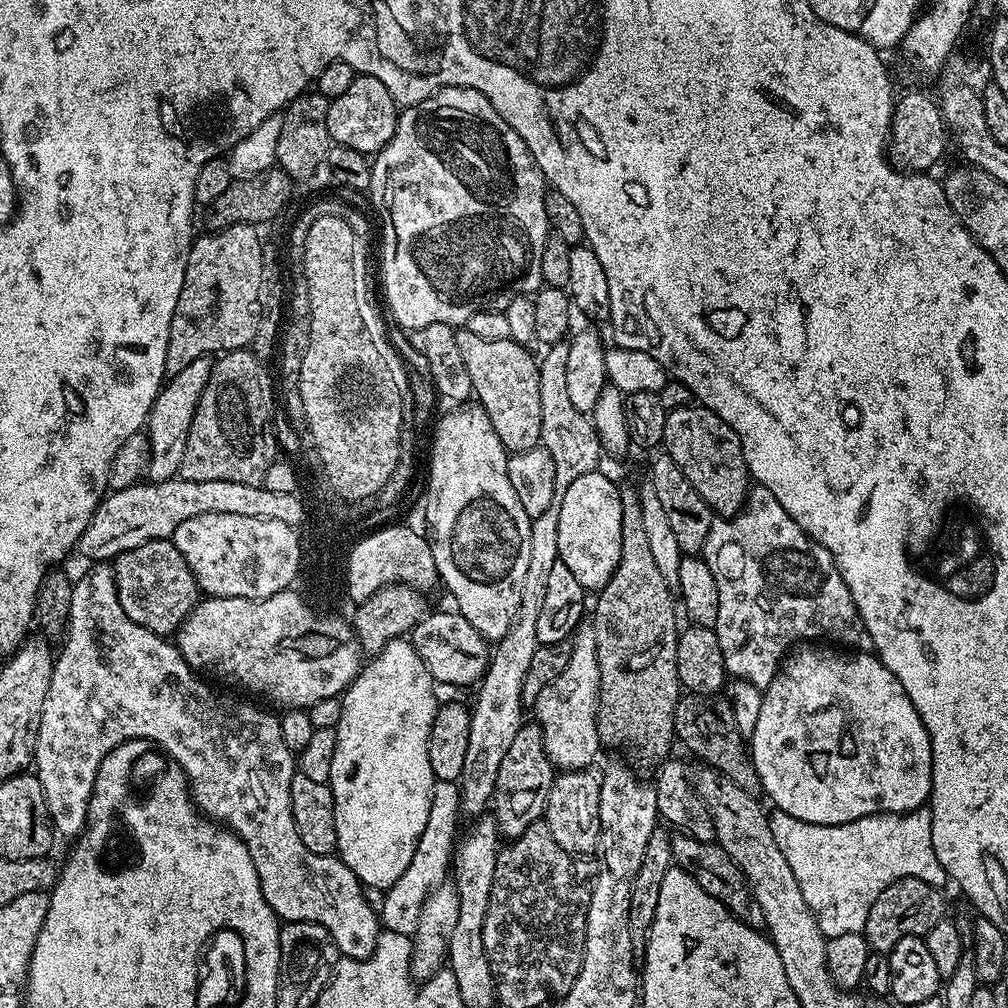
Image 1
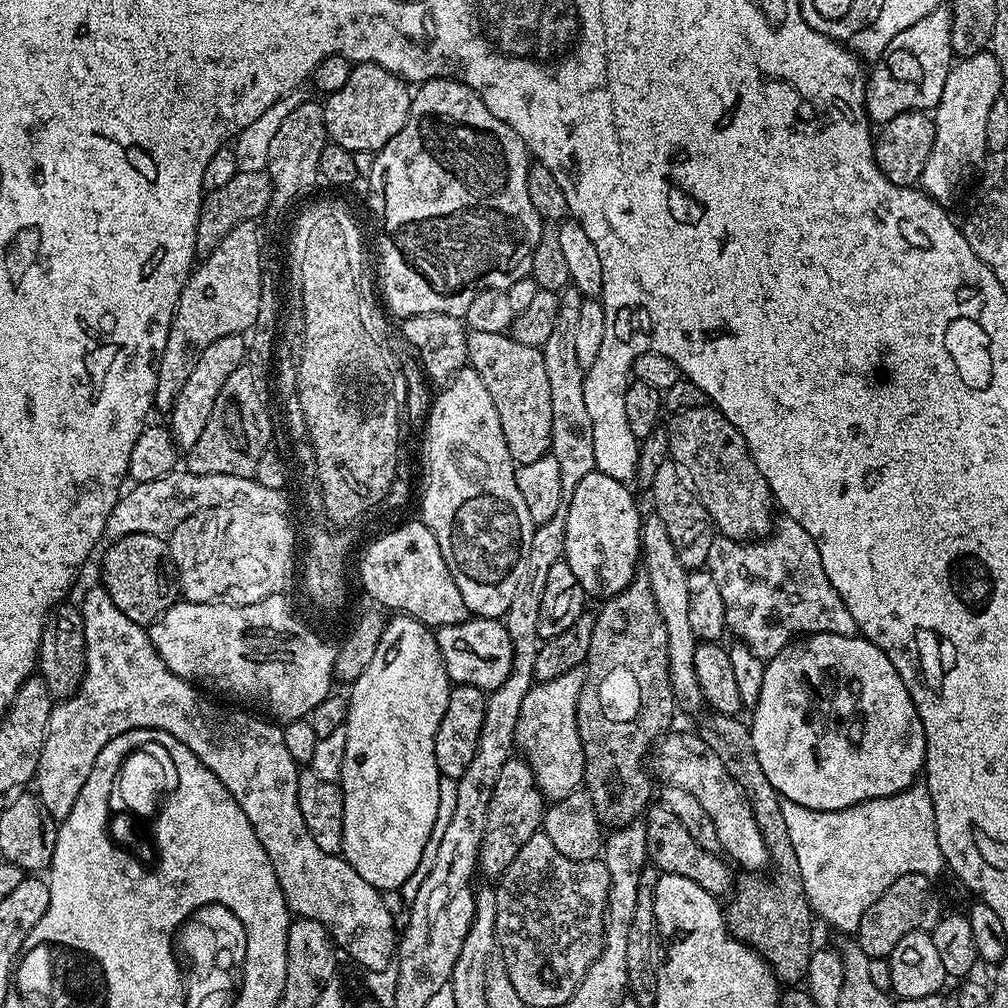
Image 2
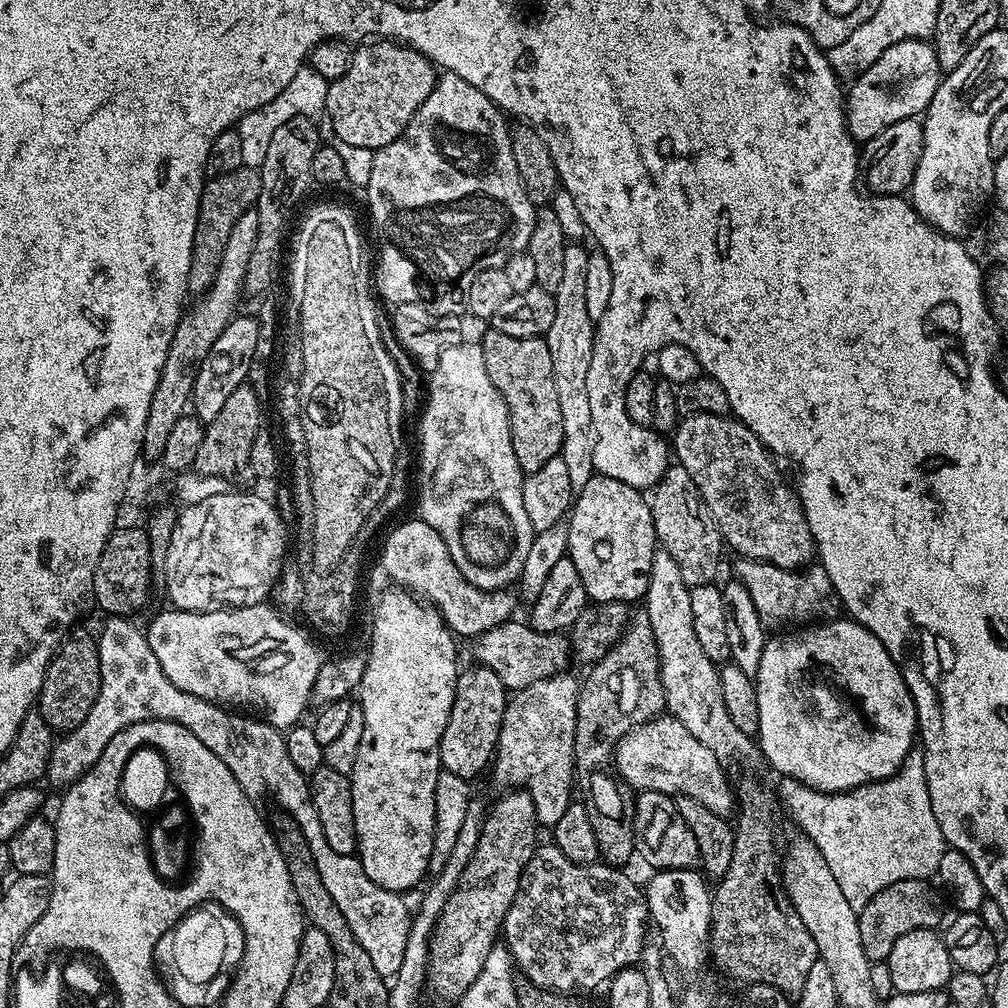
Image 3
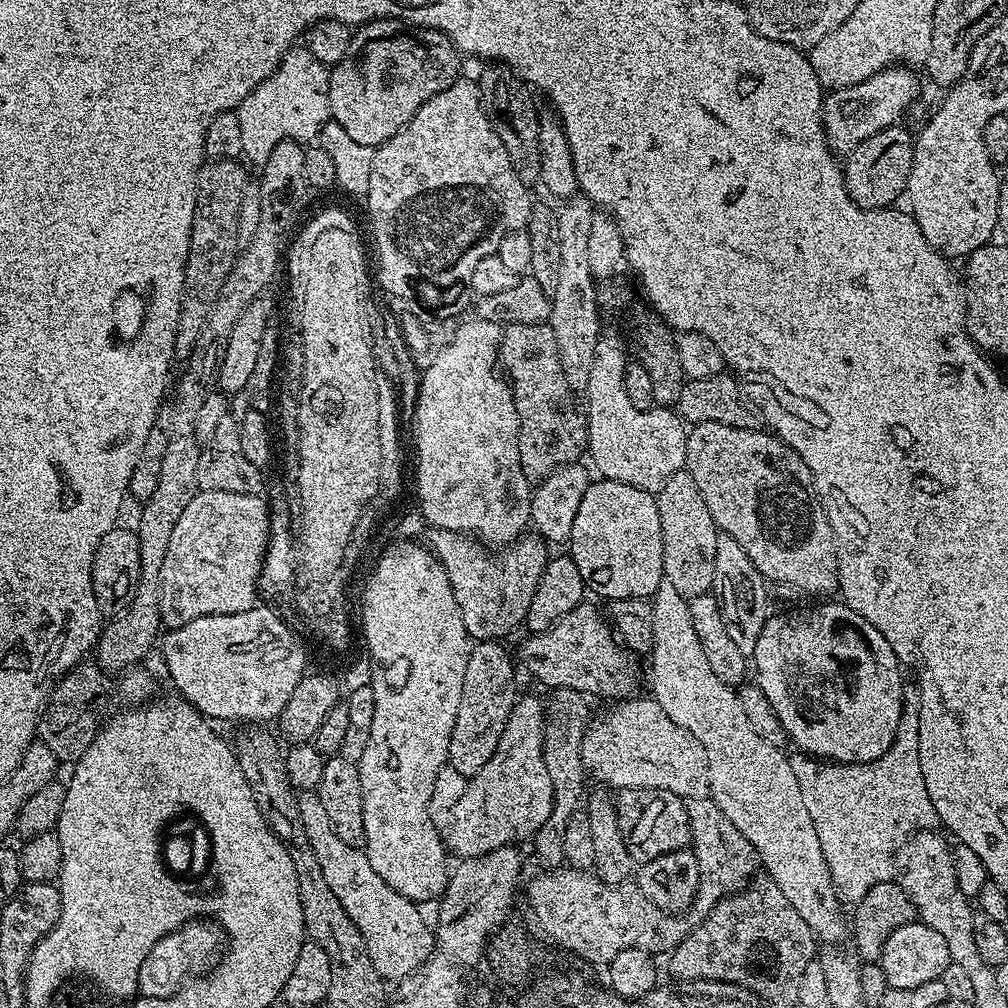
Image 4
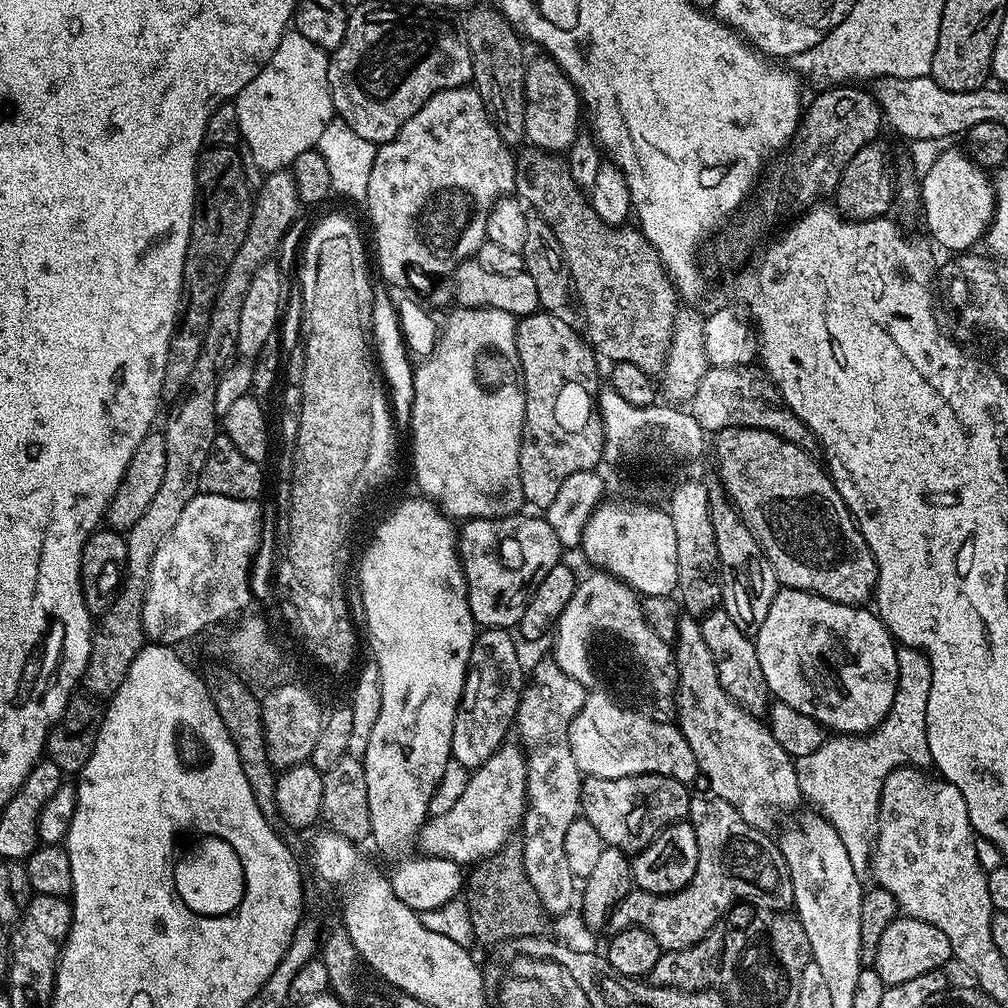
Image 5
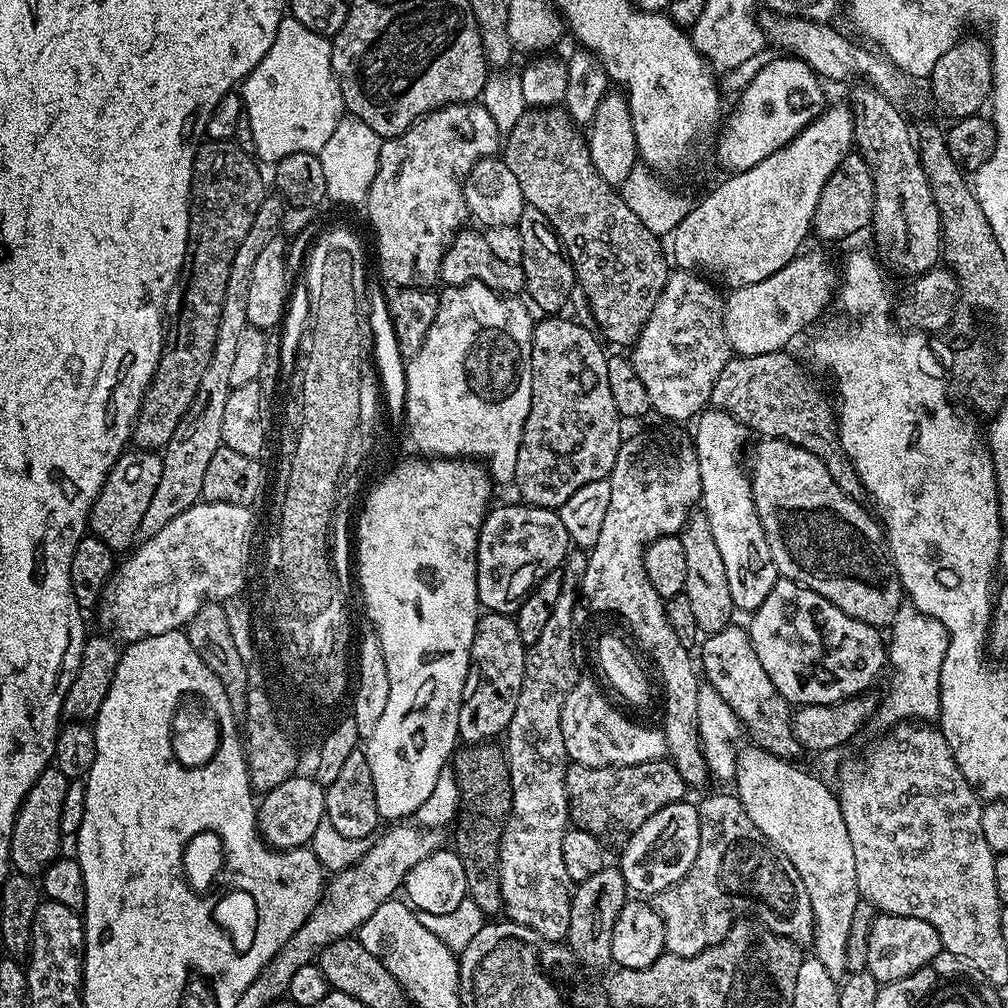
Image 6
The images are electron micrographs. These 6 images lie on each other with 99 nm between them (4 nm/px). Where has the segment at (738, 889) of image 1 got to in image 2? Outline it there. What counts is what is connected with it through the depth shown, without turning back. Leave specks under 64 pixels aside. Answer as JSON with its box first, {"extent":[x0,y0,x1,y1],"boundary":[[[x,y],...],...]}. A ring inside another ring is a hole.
{"extent":[643,802,734,898],"boundary":[[[656,802],[647,809],[643,817],[646,826],[646,846],[648,847],[648,859],[661,873],[673,872],[682,878],[690,878],[690,882],[698,882],[702,890],[706,890],[712,896],[724,898],[733,891],[734,875],[728,867],[729,861],[723,855],[707,852],[694,838],[690,838],[690,830],[682,826],[682,822],[670,810],[666,810],[663,804]]]}

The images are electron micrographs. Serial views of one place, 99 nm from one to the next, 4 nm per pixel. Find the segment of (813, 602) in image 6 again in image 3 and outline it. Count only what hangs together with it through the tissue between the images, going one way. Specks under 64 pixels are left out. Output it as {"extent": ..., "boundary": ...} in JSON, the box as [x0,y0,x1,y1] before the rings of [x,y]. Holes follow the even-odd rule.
{"extent":[755,618,918,792],"boundary":[[[837,618],[827,622],[816,622],[811,626],[800,626],[795,630],[776,634],[773,638],[765,639],[762,650],[762,662],[758,662],[758,670],[755,674],[756,682],[756,705],[758,706],[758,726],[756,736],[758,737],[758,752],[762,757],[768,759],[768,764],[776,772],[781,772],[781,777],[796,780],[800,784],[810,786],[813,792],[848,792],[863,784],[873,784],[879,780],[890,778],[902,766],[906,754],[914,746],[918,736],[916,726],[916,707],[912,701],[910,690],[898,670],[898,666],[886,654],[886,646],[866,630],[857,620],[851,618]]]}

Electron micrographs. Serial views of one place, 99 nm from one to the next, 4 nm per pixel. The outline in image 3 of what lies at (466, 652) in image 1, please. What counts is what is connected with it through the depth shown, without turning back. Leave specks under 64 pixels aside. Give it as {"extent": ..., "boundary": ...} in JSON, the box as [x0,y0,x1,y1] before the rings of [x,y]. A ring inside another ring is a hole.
{"extent":[471,618,570,690],"boundary":[[[513,618],[504,624],[486,630],[471,641],[472,656],[477,665],[494,670],[502,678],[504,687],[509,690],[525,688],[542,678],[561,675],[570,664],[570,640],[558,632],[535,632],[531,623],[519,624]]]}

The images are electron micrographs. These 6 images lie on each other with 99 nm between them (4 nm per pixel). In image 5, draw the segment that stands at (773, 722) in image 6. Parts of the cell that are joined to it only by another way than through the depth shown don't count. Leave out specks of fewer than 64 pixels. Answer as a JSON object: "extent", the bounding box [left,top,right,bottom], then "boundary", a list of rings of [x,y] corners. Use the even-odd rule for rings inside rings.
{"extent":[700,606,770,717],"boundary":[[[723,606],[708,612],[700,620],[700,633],[710,649],[710,658],[714,658],[714,670],[718,670],[718,682],[722,682],[722,690],[726,690],[726,694],[730,694],[730,698],[734,698],[734,702],[742,705],[751,716],[763,717],[768,711],[770,693],[762,674],[762,665],[758,663],[755,639],[738,630],[734,618],[726,614]]]}

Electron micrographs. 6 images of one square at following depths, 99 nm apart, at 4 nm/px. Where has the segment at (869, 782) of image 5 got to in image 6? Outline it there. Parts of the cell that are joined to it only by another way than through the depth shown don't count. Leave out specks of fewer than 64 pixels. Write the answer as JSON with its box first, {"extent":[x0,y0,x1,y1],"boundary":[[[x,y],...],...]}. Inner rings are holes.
{"extent":[874,606,948,730],"boundary":[[[901,606],[895,620],[890,625],[890,633],[886,640],[886,660],[896,673],[892,676],[892,682],[888,686],[888,697],[879,701],[874,717],[875,723],[881,724],[881,729],[891,730],[901,722],[932,722],[940,714],[940,675],[942,674],[942,662],[946,658],[948,649],[948,631],[929,616],[922,616],[911,606]]]}

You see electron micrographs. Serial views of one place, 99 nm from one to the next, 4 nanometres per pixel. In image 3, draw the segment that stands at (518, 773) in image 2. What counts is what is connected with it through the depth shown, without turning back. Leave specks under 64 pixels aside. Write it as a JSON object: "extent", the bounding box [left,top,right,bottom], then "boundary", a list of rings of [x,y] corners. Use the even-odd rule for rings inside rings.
{"extent":[426,790,538,1001],"boundary":[[[508,790],[501,796],[504,797],[493,808],[491,805],[487,809],[478,846],[474,846],[474,854],[470,862],[466,862],[466,870],[462,870],[428,943],[426,984],[444,1000],[459,1001],[470,988],[470,982],[482,972],[486,954],[497,947],[524,867],[538,847],[538,821],[530,794],[523,790]]]}

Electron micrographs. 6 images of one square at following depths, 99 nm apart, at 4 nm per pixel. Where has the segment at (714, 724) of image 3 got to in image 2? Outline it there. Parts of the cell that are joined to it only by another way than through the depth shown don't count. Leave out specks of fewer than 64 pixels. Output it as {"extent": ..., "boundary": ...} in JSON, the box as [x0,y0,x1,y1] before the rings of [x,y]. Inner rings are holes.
{"extent":[640,514,706,713],"boundary":[[[655,514],[643,517],[640,526],[640,551],[643,571],[650,582],[650,590],[654,590],[654,602],[658,602],[658,614],[662,614],[662,622],[666,624],[670,686],[674,690],[677,709],[681,713],[696,712],[700,707],[703,709],[706,703],[702,686],[698,686],[698,674],[694,674],[694,650],[698,641],[694,629],[690,627],[690,602],[686,591],[689,569],[678,562],[678,553],[674,551],[674,542],[670,542],[666,525]]]}

